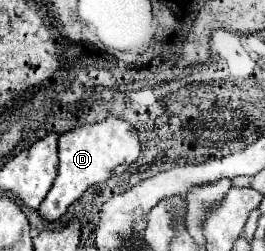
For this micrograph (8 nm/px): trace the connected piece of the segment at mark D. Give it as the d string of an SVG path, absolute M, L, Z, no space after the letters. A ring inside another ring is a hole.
M109 117L101 123L75 127L69 133L63 133L59 137L59 175L55 179L53 189L45 197L45 201L39 207L39 215L45 221L57 221L69 205L73 205L87 187L101 183L109 179L111 175L121 175L129 169L129 165L139 157L141 145L137 139L137 131L123 119ZM121 165L121 171L113 171Z

